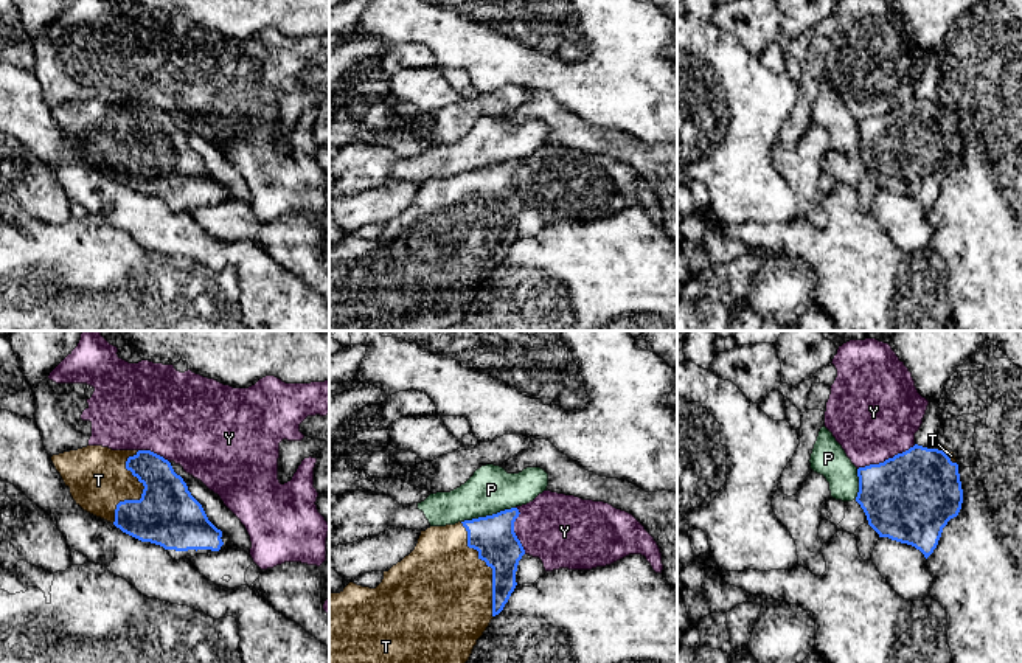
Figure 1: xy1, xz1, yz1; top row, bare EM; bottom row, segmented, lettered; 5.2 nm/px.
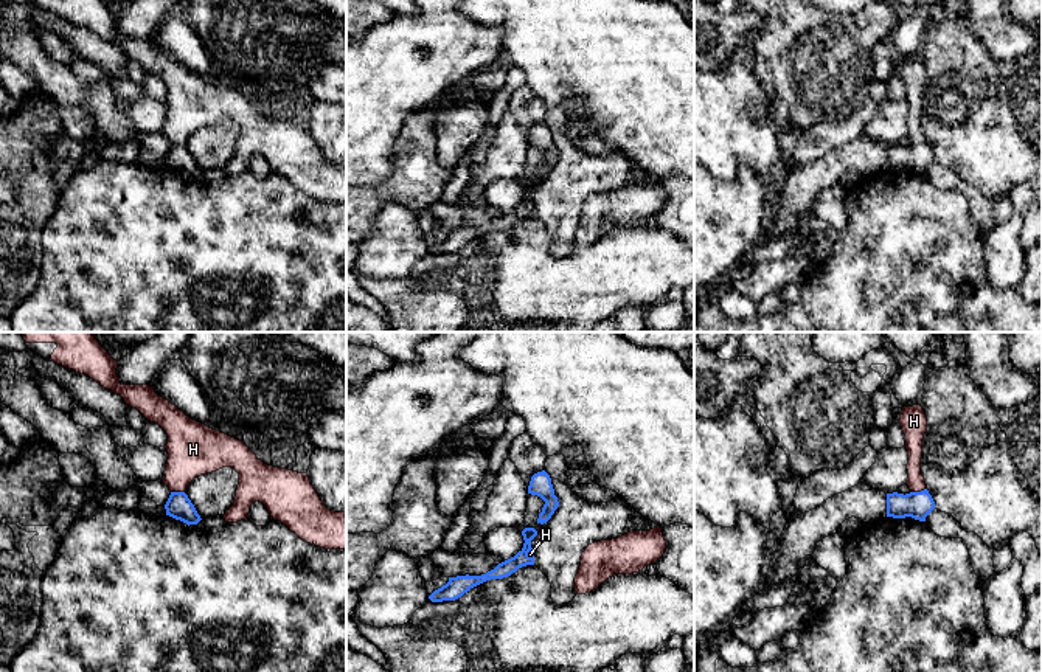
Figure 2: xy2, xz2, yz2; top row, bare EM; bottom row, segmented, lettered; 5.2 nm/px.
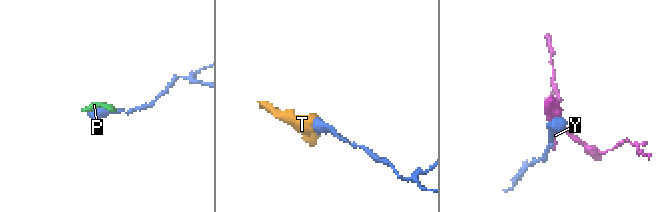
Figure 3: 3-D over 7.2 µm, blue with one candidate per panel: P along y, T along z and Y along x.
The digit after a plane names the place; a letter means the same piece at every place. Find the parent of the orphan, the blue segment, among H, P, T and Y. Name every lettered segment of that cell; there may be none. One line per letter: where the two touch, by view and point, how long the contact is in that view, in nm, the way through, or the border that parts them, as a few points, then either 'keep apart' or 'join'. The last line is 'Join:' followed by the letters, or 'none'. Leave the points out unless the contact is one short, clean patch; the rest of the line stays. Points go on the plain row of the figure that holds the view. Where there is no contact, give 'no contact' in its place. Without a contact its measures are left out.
H: yz2 (918, 145) | 80 nm | keep apart
P: xz1 (488, 168) | 300 nm | along xz1 (514, 159), (462, 174) | keep apart
T: xz1 (491, 219) | 500 nm | join
Y: yz1 (886, 112) | 340 nm | keep apart
Join: T

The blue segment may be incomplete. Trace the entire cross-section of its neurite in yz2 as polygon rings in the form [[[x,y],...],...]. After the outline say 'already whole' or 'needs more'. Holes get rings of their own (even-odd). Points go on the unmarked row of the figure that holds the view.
[[[927,141],[910,146],[887,146],[887,169],[912,169],[926,174],[926,169],[935,161],[935,154]]]; already whole

